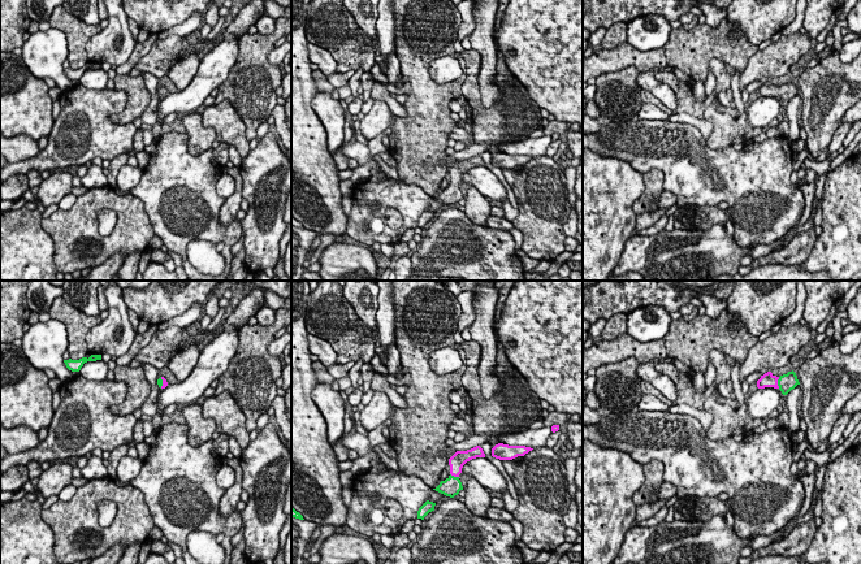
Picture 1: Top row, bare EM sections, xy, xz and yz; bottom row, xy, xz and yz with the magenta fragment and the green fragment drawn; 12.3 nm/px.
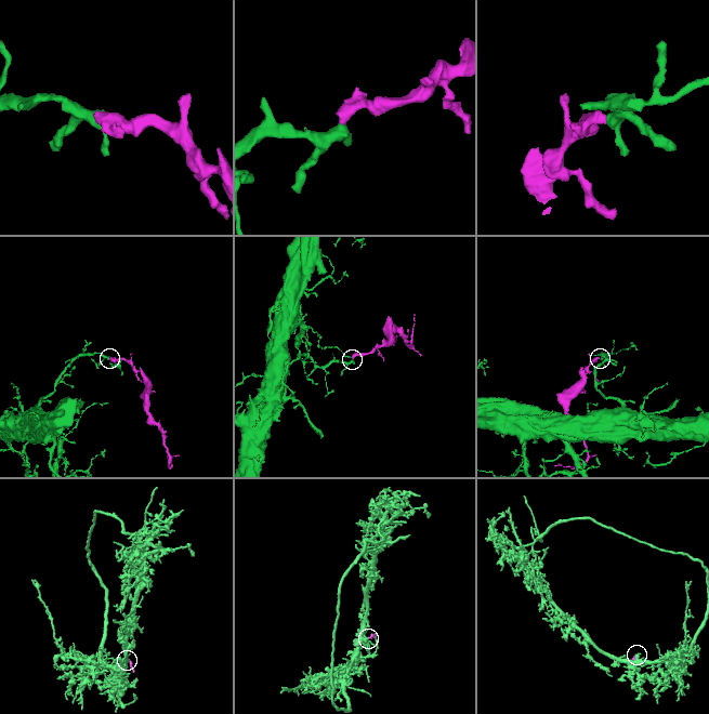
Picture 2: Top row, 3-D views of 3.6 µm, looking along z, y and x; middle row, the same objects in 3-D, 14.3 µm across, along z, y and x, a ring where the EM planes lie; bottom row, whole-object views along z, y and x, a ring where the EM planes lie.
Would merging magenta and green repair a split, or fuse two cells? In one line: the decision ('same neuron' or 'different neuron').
same neuron

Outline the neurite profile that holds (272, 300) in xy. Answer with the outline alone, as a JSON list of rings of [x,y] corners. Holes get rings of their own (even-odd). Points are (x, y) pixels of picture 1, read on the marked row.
[[[263,290],[265,295],[265,307],[272,308],[273,311],[285,308],[291,309],[291,298],[281,298],[271,290]]]

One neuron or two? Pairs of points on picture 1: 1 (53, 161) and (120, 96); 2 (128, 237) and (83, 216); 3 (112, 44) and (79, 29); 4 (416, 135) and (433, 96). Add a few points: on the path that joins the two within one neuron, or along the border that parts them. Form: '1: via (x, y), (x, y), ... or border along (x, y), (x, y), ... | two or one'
1: via (66, 144), (103, 108) | one
2: via (115, 239), (102, 239), (90, 229) | one
3: border along (102, 29), (86, 43), (87, 60) | two
4: via (425, 126), (428, 124), (428, 105) | one

